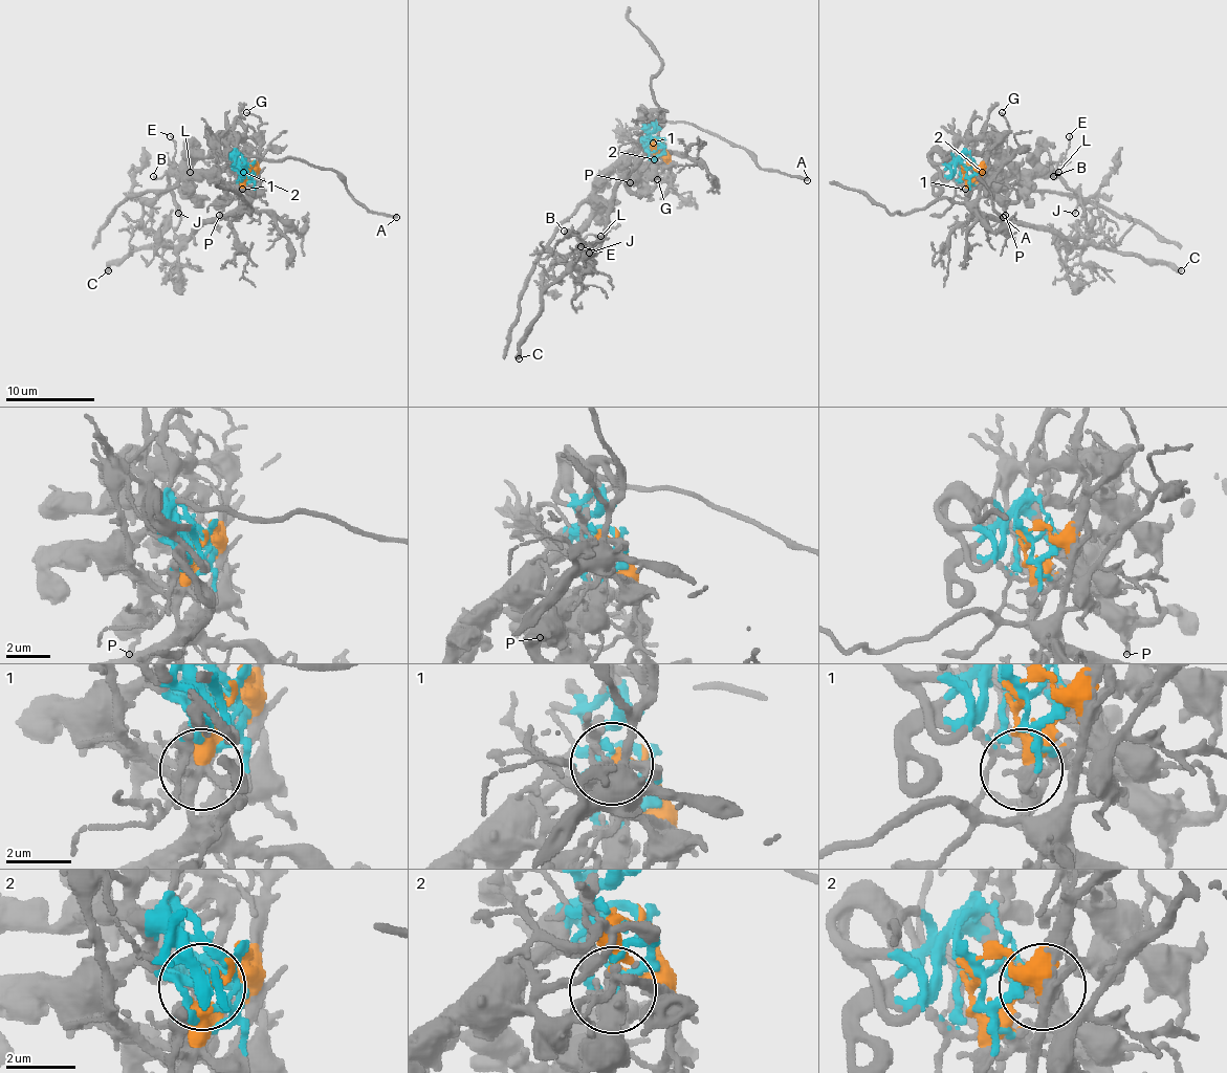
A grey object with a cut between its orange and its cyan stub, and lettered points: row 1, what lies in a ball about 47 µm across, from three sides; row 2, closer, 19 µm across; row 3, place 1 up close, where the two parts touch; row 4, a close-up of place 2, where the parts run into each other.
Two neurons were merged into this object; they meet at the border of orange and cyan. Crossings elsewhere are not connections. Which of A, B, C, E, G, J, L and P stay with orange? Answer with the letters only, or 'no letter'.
C, G

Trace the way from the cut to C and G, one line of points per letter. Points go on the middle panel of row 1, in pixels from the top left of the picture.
C: (660, 140), (650, 145), (640, 162), (616, 190), (607, 230), (543, 294), (540, 316), (520, 346), (518, 359)
G: (660, 140), (670, 188), (667, 180), (656, 178)

